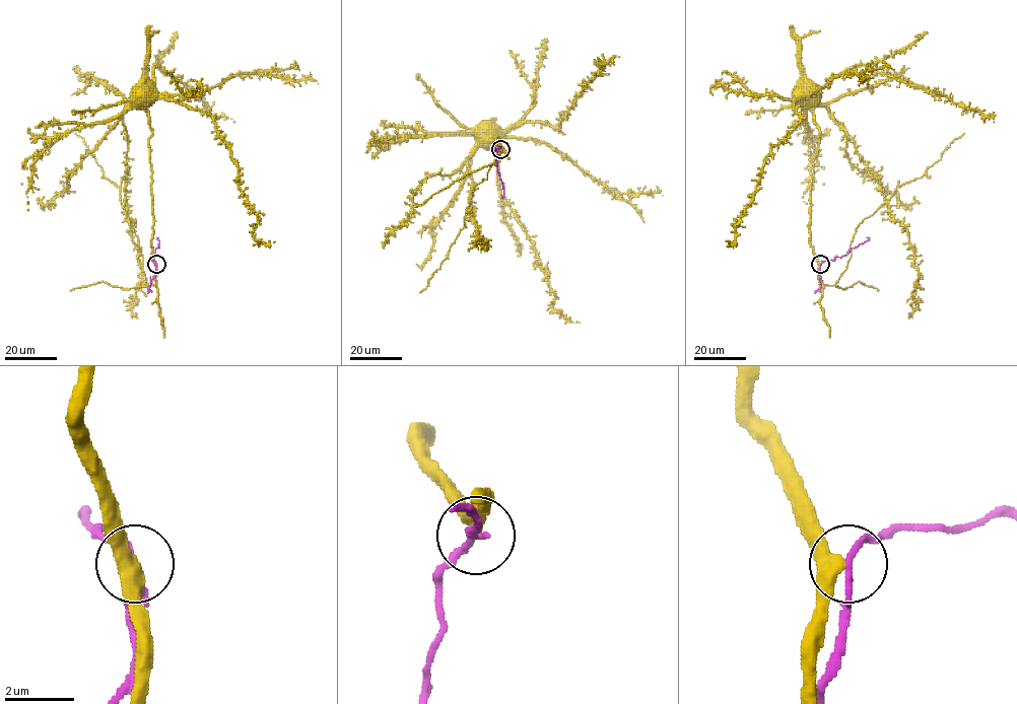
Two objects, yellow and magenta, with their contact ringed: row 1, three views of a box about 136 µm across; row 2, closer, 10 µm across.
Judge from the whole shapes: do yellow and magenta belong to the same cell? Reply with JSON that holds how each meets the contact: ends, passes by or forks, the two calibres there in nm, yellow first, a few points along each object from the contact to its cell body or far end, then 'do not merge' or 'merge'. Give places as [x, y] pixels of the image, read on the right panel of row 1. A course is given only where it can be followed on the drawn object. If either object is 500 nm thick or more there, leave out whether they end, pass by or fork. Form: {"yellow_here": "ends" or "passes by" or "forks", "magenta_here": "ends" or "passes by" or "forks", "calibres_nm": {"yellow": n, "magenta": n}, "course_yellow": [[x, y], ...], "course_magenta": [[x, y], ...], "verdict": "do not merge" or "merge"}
{"yellow_here": "passes by", "magenta_here": "passes by", "calibres_nm": {"yellow": 420, "magenta": 200}, "course_yellow": [[820, 264], [810, 241], [809, 219], [813, 160], [819, 128], [814, 114], [796, 101], [800, 93]], "course_magenta": [[820, 264], [841, 258], [867, 237]], "verdict": "do not merge"}

